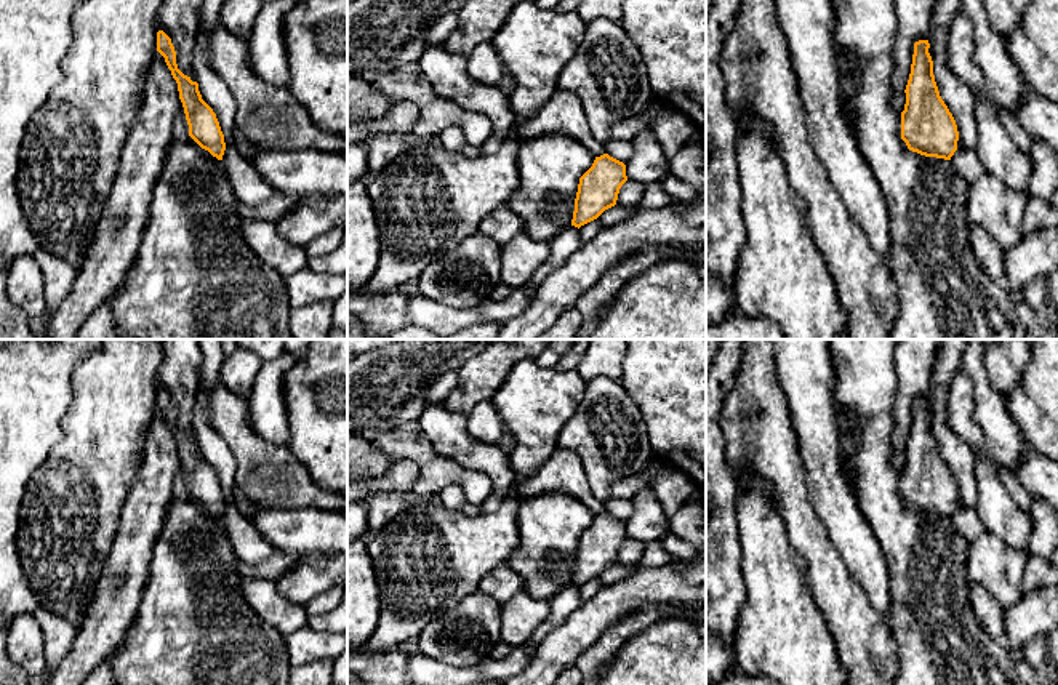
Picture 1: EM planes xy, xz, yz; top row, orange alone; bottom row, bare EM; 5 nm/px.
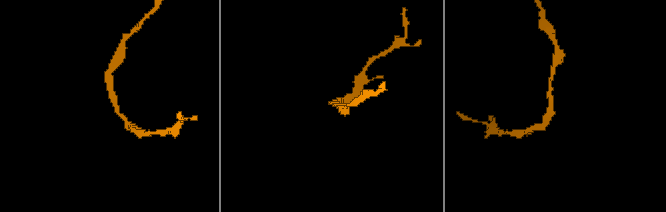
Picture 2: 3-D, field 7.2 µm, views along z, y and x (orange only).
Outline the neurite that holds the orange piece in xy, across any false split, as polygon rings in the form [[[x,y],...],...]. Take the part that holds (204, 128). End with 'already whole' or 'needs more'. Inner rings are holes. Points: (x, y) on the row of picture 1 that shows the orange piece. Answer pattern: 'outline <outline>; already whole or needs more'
outline [[[157,32],[157,51],[165,58],[173,78],[178,83],[179,99],[189,125],[189,136],[218,160],[222,160],[226,142],[213,109],[202,99],[198,83],[184,75],[176,64],[176,51],[171,38]]]; already whole

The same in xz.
outline [[[608,154],[595,157],[592,166],[579,178],[571,226],[579,229],[615,206],[626,181],[623,162]]]; already whole

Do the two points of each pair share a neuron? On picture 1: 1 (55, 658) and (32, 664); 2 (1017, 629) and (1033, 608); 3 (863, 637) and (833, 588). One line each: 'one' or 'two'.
1: two
2: one
3: one

